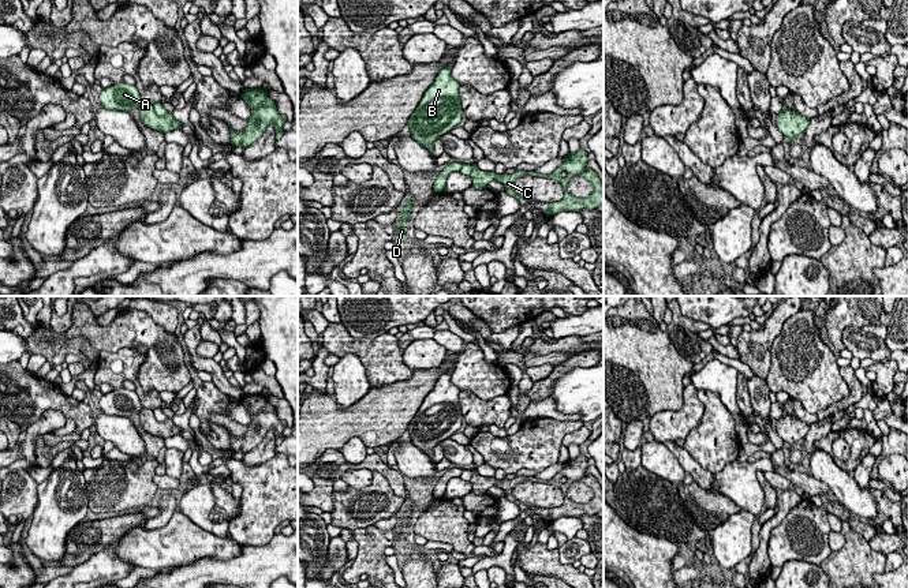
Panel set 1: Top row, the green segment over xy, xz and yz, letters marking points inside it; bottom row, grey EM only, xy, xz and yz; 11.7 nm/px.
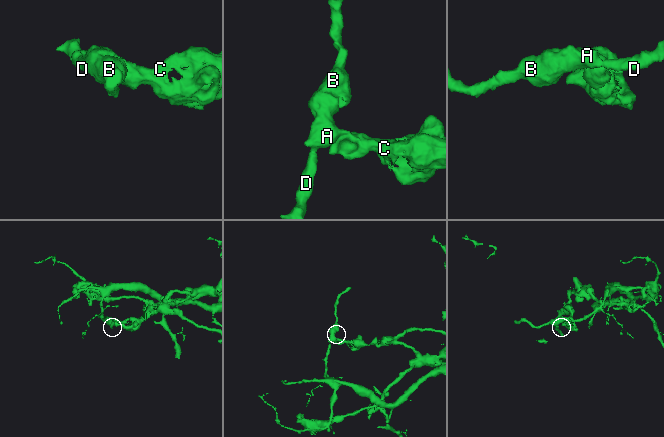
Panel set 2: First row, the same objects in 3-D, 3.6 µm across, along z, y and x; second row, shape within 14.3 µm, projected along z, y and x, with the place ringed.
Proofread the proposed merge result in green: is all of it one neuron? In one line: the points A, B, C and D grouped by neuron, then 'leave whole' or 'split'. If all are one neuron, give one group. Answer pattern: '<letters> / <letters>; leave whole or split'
A B D / C; split

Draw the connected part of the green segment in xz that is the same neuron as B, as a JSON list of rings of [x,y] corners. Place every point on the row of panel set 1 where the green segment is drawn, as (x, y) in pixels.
[[[452,65],[442,68],[425,91],[419,105],[407,121],[412,139],[433,156],[433,143],[463,117],[460,83],[452,76]]]

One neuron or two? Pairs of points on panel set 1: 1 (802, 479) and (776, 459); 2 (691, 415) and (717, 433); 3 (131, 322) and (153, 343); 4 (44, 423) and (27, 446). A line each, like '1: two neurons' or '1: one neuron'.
1: one neuron
2: two neurons
3: one neuron
4: one neuron

